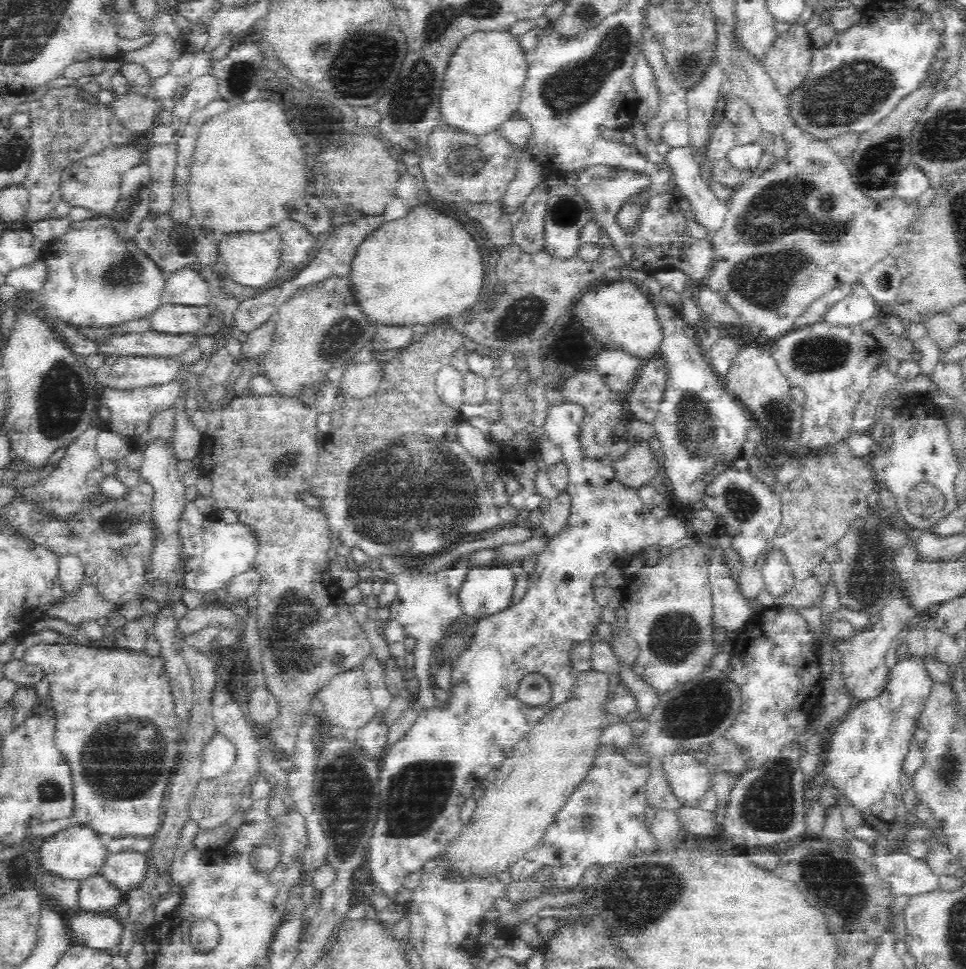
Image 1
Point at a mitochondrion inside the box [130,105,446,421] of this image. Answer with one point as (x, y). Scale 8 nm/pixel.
(337, 341)

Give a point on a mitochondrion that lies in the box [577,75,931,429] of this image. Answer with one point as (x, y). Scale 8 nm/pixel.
(766, 281)

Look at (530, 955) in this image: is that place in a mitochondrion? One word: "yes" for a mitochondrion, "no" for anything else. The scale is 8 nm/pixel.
no

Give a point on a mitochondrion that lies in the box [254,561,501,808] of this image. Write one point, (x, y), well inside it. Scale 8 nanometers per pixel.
(294, 617)

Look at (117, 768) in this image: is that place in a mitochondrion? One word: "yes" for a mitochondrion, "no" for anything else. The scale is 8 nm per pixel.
yes

